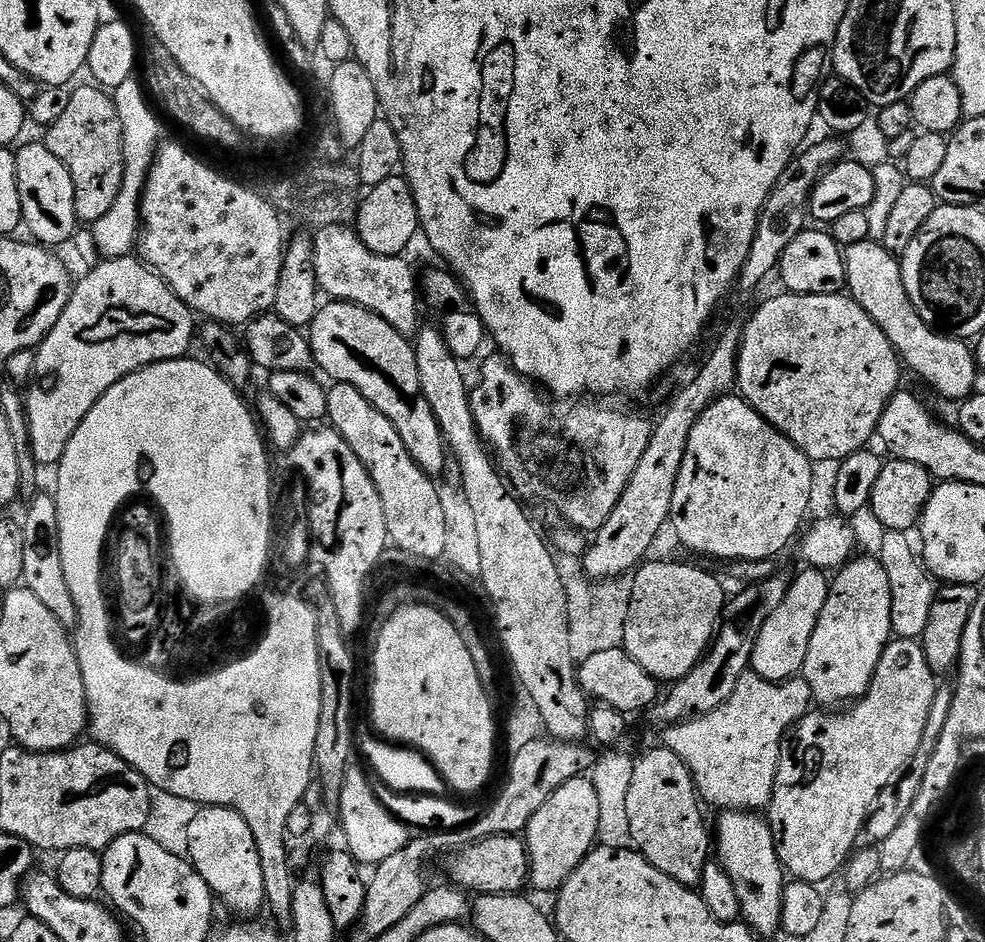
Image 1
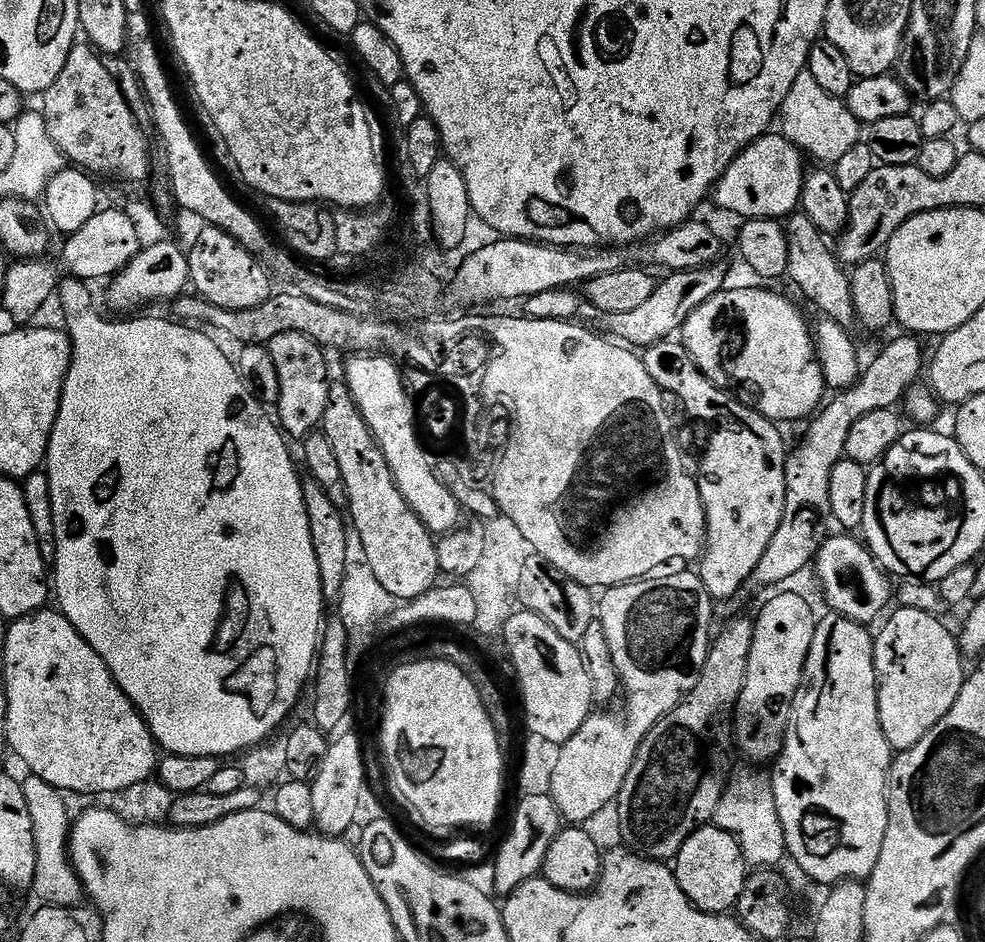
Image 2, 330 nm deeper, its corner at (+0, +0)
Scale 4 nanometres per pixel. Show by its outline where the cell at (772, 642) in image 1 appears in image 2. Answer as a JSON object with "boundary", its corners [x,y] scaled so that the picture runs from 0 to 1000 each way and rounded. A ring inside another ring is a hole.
{"boundary":[[[792,626],[784,633],[776,642],[772,645],[772,651],[765,654],[765,682],[761,686],[761,703],[757,707],[757,728],[753,728],[753,737],[751,738],[751,744],[747,751],[747,759],[745,761],[745,790],[751,798],[759,807],[780,807],[779,809],[787,808],[788,804],[792,801],[792,793],[796,790],[796,776],[800,773],[800,753],[804,751],[804,747],[808,743],[808,738],[812,731],[812,725],[816,719],[816,708],[818,707],[818,699],[822,694],[822,686],[826,682],[826,673],[828,672],[828,663],[830,661],[830,653],[826,649],[822,648],[822,644],[818,641],[818,638],[814,632],[808,626],[802,626],[802,628],[796,628],[800,626]]]}

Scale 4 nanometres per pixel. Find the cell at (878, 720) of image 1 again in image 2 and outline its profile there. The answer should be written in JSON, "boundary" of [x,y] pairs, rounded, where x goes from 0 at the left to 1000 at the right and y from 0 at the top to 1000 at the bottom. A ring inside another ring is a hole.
{"boundary":[[[911,644],[909,649],[906,655],[903,653],[892,663],[893,672],[888,672],[887,703],[893,736],[891,762],[895,766],[895,779],[899,779],[902,790],[915,799],[932,792],[932,788],[936,788],[936,783],[940,783],[940,779],[944,779],[944,775],[948,775],[948,771],[952,771],[960,758],[964,758],[964,749],[969,749],[981,721],[981,701],[972,676],[958,663],[959,659],[955,655],[924,645]]]}

